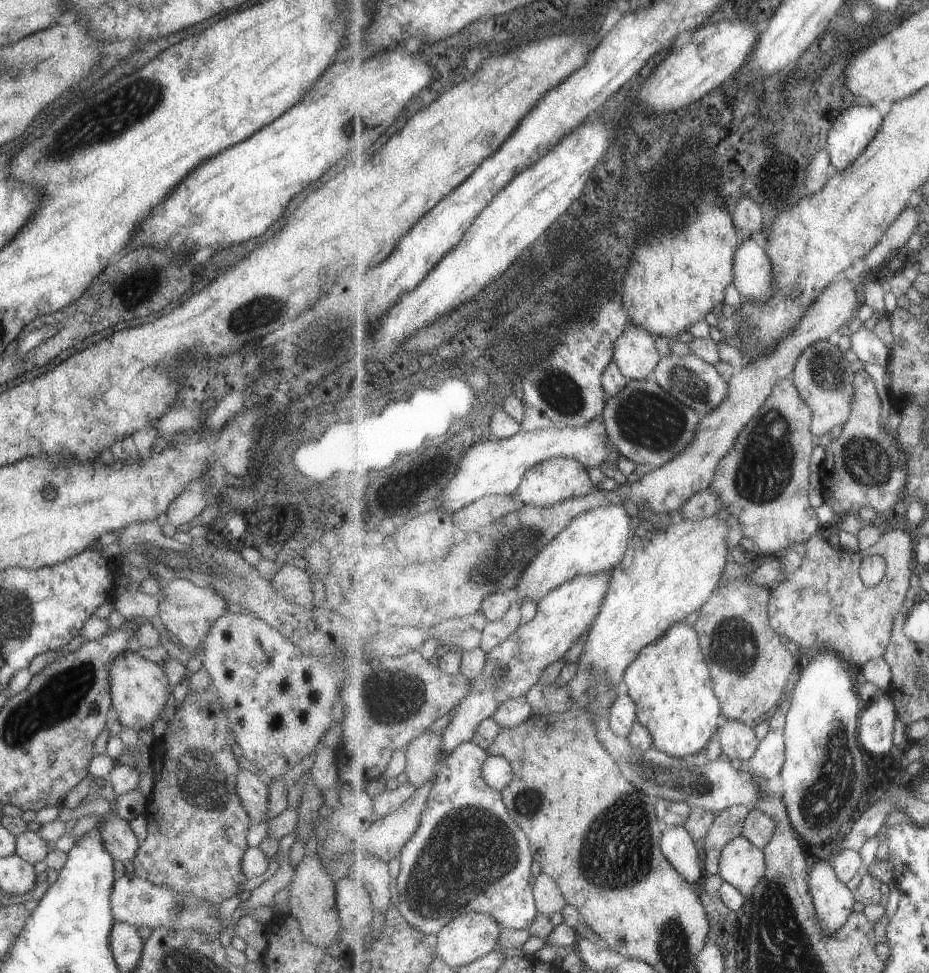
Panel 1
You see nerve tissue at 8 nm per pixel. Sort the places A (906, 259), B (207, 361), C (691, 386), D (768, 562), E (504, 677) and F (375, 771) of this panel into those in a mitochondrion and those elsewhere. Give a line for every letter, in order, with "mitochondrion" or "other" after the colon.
A: other
B: other
C: mitochondrion
D: other
E: mitochondrion
F: other

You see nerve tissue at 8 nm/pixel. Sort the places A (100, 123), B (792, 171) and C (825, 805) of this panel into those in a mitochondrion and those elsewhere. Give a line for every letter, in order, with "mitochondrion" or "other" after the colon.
A: mitochondrion
B: other
C: mitochondrion

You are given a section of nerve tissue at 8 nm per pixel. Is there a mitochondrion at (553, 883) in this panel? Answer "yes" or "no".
no

